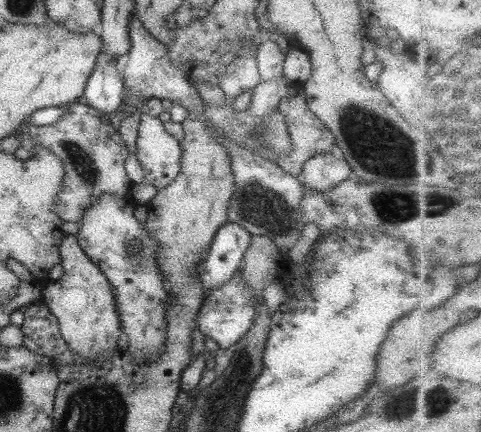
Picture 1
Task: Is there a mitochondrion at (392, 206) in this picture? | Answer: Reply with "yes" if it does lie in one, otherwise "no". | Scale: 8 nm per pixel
yes

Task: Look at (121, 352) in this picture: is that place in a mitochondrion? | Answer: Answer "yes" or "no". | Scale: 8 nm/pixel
no

